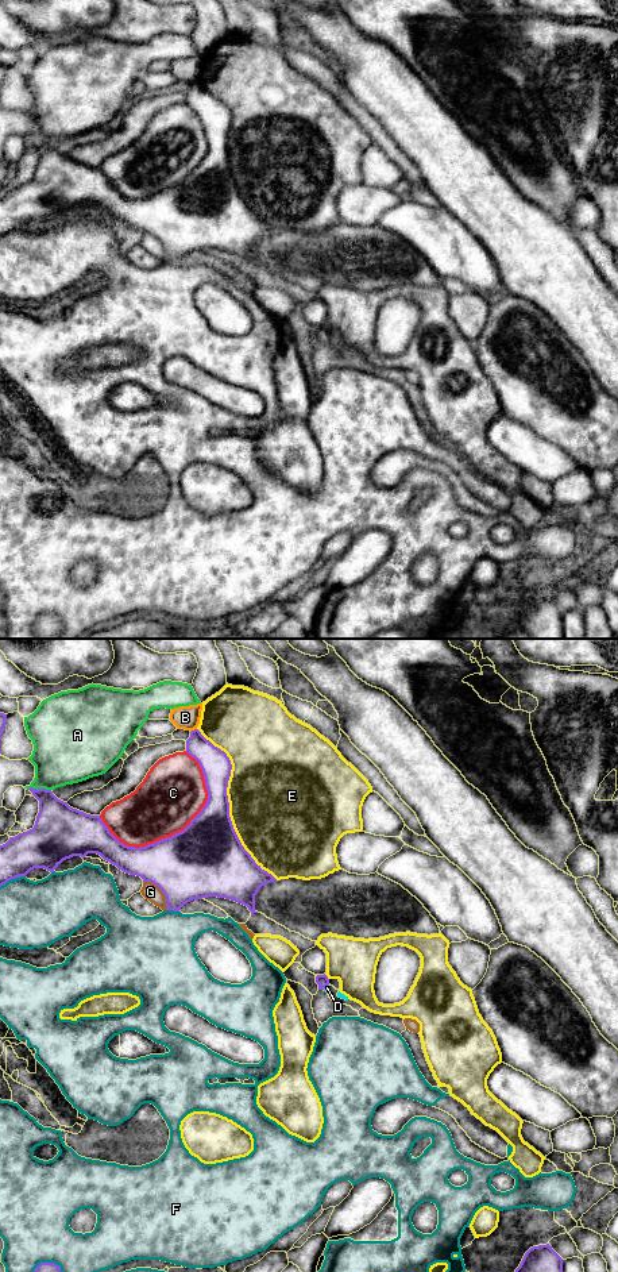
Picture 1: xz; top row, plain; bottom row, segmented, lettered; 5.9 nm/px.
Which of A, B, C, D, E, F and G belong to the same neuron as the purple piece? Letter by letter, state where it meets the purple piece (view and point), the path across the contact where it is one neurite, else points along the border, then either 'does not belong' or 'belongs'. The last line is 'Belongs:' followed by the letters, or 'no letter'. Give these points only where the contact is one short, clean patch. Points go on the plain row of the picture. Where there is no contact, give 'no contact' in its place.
A: meets purple in xz at (39, 141); does not belong
B: meets purple in xz at (194, 81); does not belong
C: meets purple in xz at (173, 187); does not belong
D: meets purple in xz at (325, 338); runs through xz (323, 332), (325, 338), (327, 339); belongs
E: meets purple in xz at (228, 155); does not belong
F: meets purple in xz at (12, 230); does not belong
G: meets purple in xz at (162, 243); does not belong
Belongs: D

